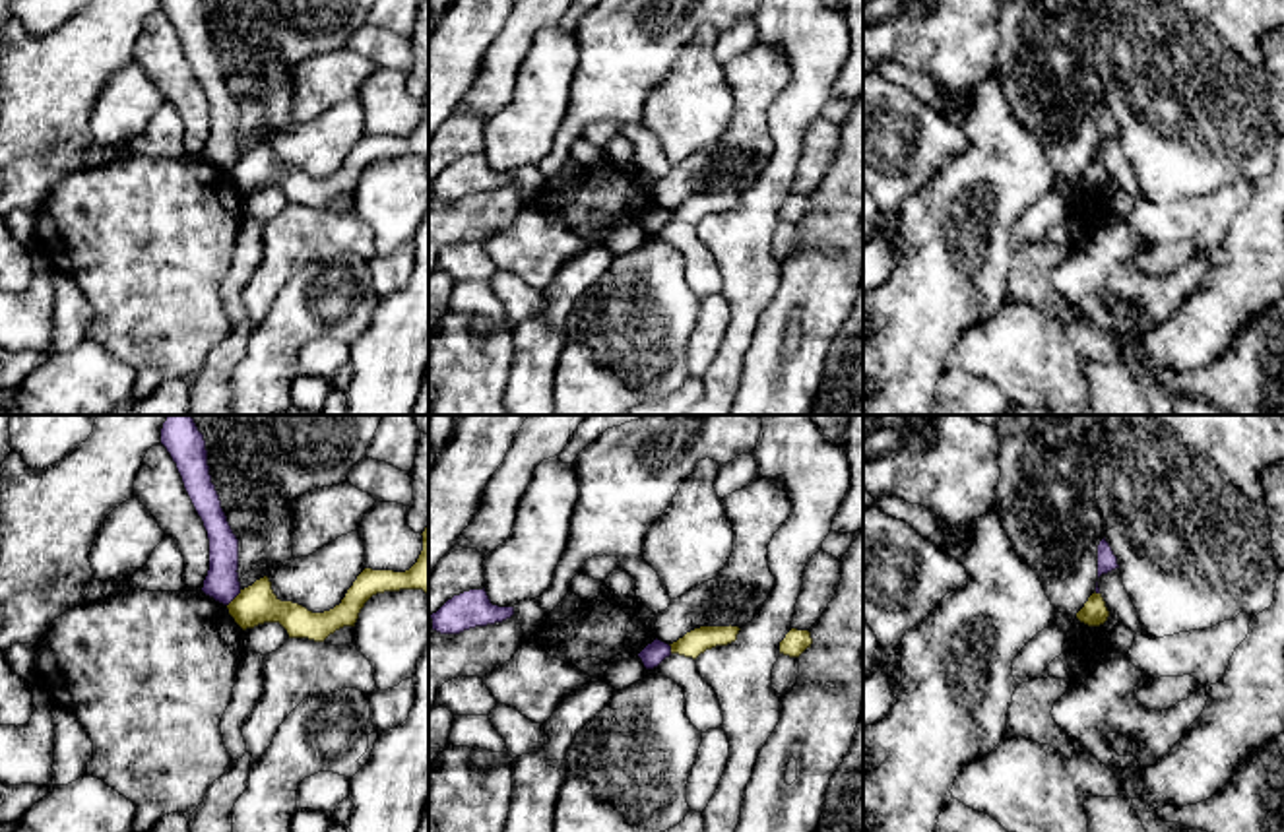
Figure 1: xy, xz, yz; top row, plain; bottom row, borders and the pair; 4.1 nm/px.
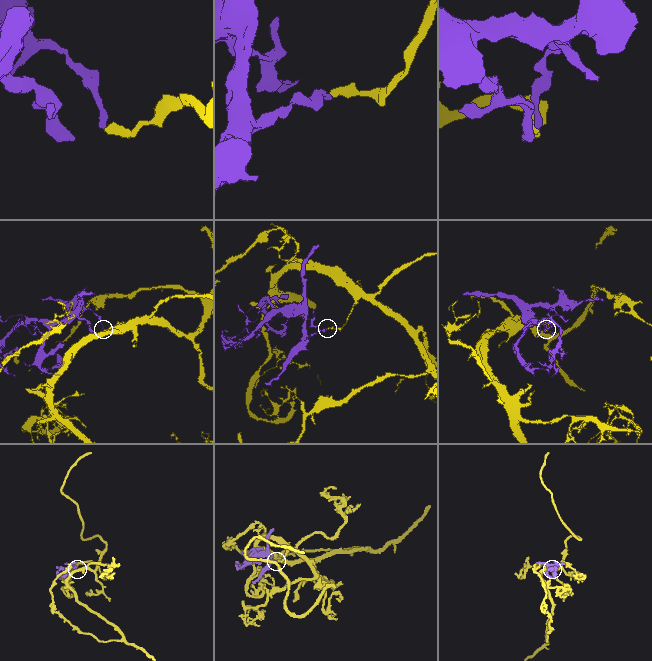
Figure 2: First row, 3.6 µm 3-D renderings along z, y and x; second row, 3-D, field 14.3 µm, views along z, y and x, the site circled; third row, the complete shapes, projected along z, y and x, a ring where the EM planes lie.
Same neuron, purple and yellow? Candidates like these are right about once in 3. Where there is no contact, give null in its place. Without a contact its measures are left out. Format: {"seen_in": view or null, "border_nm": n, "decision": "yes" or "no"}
{"seen_in": "xy", "border_nm": 90, "decision": "no"}

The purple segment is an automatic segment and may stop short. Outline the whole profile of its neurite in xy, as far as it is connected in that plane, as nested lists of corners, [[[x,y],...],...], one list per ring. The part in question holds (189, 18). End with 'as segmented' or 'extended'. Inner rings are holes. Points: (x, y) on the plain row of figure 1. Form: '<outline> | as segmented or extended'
[[[161,0],[161,10],[177,29],[184,54],[208,97],[209,136],[202,157],[229,171],[241,159],[239,105],[211,48],[204,0]]] | as segmented

